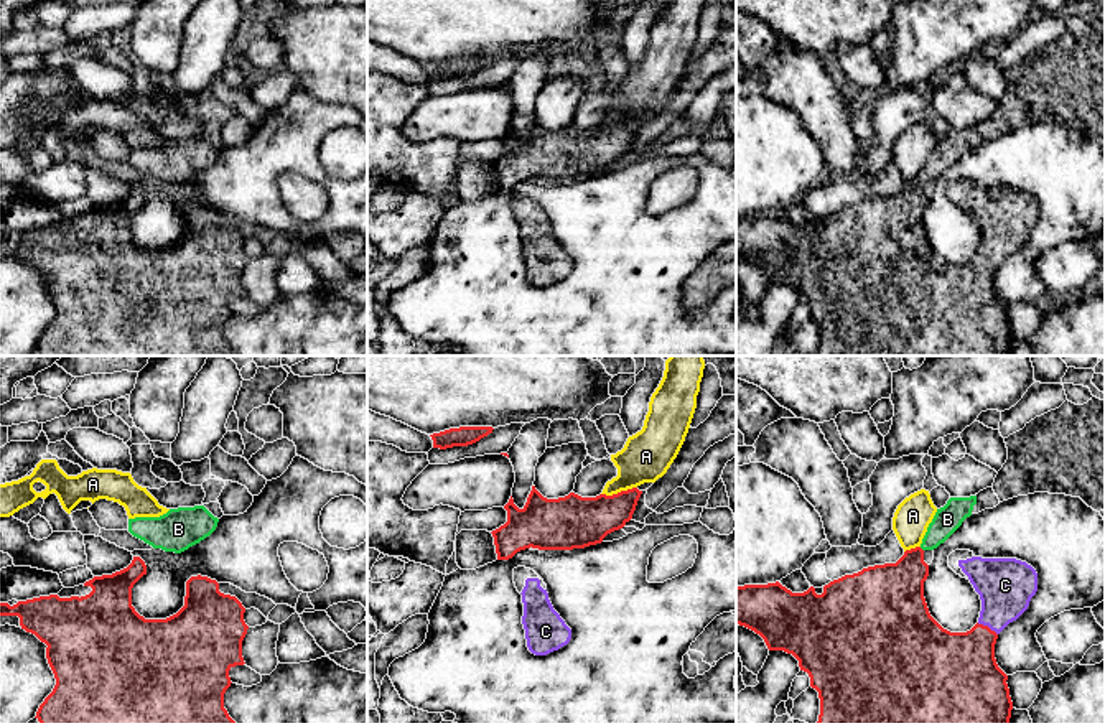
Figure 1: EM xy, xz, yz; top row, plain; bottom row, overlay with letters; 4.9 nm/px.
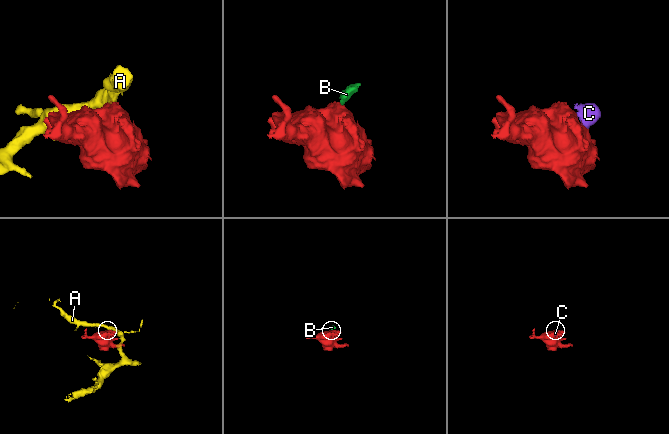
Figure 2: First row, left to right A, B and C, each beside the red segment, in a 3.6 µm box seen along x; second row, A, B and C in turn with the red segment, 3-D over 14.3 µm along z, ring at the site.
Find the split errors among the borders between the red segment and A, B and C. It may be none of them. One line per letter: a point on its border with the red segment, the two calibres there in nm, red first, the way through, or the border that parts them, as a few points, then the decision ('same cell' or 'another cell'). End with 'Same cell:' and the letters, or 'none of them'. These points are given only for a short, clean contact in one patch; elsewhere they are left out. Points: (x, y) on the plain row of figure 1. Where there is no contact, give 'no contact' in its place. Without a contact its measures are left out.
A: meets red in xz at (618, 124); 260 nm thick on the red side, 240 nm on the other; another cell
B: meets red in yz at (921, 180); 280 nm thick on the red side, 140 nm on the other; runs through yz (893, 223), (921, 180), (947, 150); same cell
C: meets red in yz at (987, 257); 360 nm thick on the red side, 280 nm on the other; runs through yz (959, 300), (975, 280), (987, 257), (1003, 233), (1005, 216); same cell
Same cell: B, C

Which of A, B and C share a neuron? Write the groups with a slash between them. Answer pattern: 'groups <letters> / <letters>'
groups A / B C

